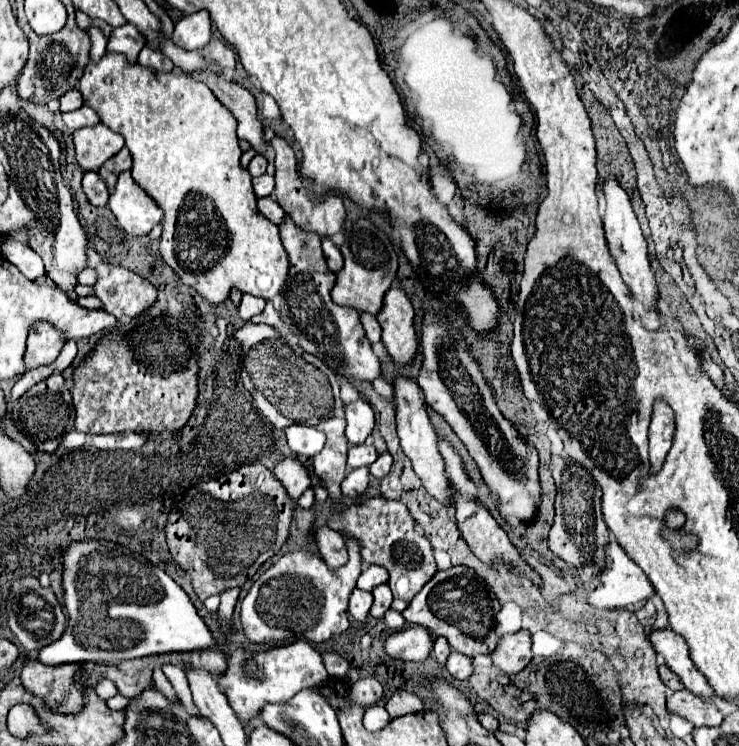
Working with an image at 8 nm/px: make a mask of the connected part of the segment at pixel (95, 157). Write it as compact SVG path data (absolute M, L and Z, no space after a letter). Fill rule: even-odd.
M105 124L79 128L73 134L77 162L83 170L99 170L123 148L123 136L111 132Z

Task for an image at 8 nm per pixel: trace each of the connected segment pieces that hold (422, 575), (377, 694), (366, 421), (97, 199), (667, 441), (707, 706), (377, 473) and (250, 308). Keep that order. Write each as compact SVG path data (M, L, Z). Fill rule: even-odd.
M375 496L361 504L345 506L343 510L327 516L325 524L357 540L361 546L363 562L383 566L389 572L389 588L395 598L413 600L413 596L437 572L433 548L427 538L415 534L415 520L411 520L411 514L401 500L387 500L383 496Z
M363 678L355 682L347 694L349 702L355 706L373 706L383 696L383 686L375 678Z
M357 400L345 406L345 436L349 444L363 444L375 426L373 408L365 400Z
M85 172L83 176L83 192L87 196L87 200L93 206L105 206L109 200L109 192L105 182L101 180L101 176L97 172Z
M657 400L653 404L649 424L649 460L651 460L649 474L657 474L661 470L665 456L673 444L673 434L675 434L675 414L667 402Z
M689 690L675 692L667 698L669 712L685 716L689 722L693 722L697 728L701 726L719 726L723 716L715 708L713 702L707 702L703 698L695 698L695 694L689 694Z
M383 452L375 462L373 462L373 466L371 466L371 476L373 478L377 478L377 480L381 480L383 476L387 476L389 474L389 470L391 470L391 454L389 452Z
M243 294L241 306L239 306L239 316L241 316L241 320L249 322L253 316L261 314L263 308L265 308L265 300L263 298L255 298L251 294Z

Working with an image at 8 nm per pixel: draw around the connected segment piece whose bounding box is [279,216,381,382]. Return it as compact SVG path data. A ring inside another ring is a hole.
M289 216L279 226L281 240L289 256L289 278L281 290L279 314L283 322L293 330L299 346L321 358L335 374L357 382L373 382L381 376L379 358L373 354L371 342L365 338L365 330L359 322L359 312L353 308L337 306L331 300L331 288L335 286L335 274L327 270L321 238L317 234L301 230Z

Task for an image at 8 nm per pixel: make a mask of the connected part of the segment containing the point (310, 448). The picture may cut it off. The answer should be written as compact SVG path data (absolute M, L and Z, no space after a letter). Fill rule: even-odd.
M293 424L285 428L285 436L287 436L291 452L297 456L313 458L325 446L325 434L313 426Z

